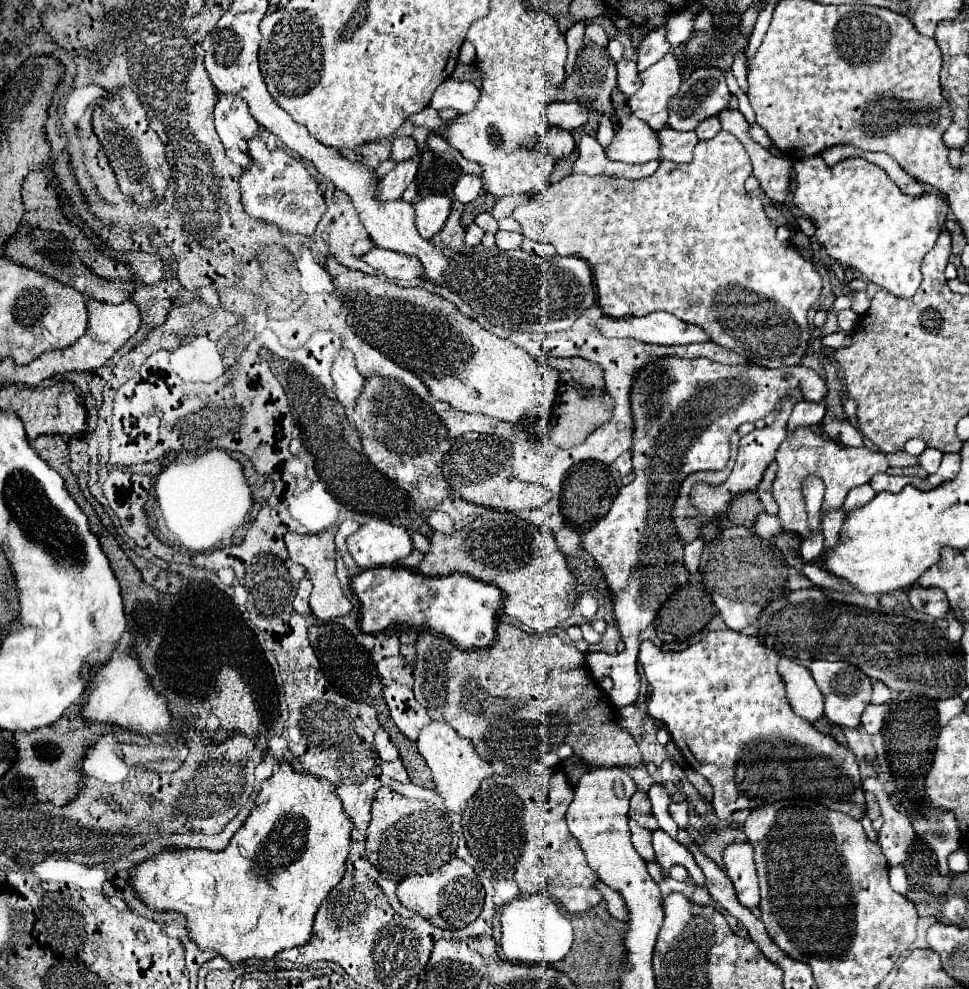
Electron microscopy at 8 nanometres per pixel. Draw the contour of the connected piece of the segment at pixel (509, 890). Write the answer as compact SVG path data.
M497 881L495 883L495 895L493 895L493 903L497 907L513 901L519 895L519 887L515 885L515 881Z

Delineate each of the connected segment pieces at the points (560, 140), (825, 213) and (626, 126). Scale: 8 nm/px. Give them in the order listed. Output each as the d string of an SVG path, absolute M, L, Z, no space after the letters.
M551 127L547 131L547 137L543 139L543 145L551 147L551 151L555 153L557 159L565 159L575 149L575 141L573 141L571 133L561 127Z
M819 155L799 159L793 163L797 189L793 203L815 223L815 241L825 253L841 265L853 267L863 279L883 287L897 297L911 297L921 285L921 261L929 249L937 243L941 229L945 227L949 213L949 199L943 193L911 197L889 179L889 175L861 157L849 157L829 167Z
M631 115L615 133L615 139L605 149L607 159L621 163L647 163L659 157L657 133L647 123Z

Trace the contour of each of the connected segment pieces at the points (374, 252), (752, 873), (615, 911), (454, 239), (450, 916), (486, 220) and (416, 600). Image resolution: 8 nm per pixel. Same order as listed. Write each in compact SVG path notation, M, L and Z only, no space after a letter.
M373 247L361 259L369 267L387 275L391 281L401 281L401 279L411 281L423 277L423 271L419 269L419 261L415 261L415 257L401 257L401 253L387 253L387 249Z
M751 843L729 845L725 849L723 861L725 861L725 873L737 891L737 899L745 907L759 905L759 881L757 881L757 869L753 863Z
M595 881L595 889L603 897L603 903L607 905L609 915L623 921L623 917L627 917L627 911L623 909L623 899L619 897L619 893L613 893L613 889L607 889L607 885L603 885L601 881Z
M455 201L451 217L447 219L445 229L439 233L439 239L451 249L461 249L461 223L459 223L461 213L463 213L463 205L459 201Z
M453 857L453 859L449 859L449 863L445 863L435 873L413 875L413 877L403 879L397 885L397 897L399 897L399 903L405 909L411 909L411 911L419 913L429 923L433 923L435 927L441 927L441 929L461 929L461 927L469 925L471 921L475 921L477 913L469 911L469 905L481 901L481 907L483 907L485 889L479 883L479 879L473 873L473 869L463 859Z
M481 213L475 217L475 225L479 225L485 233L497 233L497 221L493 219L491 213Z
M375 567L351 579L351 587L361 601L363 633L383 631L431 631L447 637L459 649L491 647L495 641L497 617L503 609L503 593L469 575L453 573L445 577L425 577L405 567Z

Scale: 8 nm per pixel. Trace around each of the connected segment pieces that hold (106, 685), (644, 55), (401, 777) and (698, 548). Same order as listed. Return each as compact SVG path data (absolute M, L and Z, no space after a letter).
M119 649L113 651L111 659L91 677L89 681L89 695L85 699L85 707L81 709L81 715L89 721L105 721L105 723L115 723L123 727L125 731L139 733L143 737L157 735L167 731L167 725L171 723L171 713L149 683L149 677L139 671L139 661L131 657L131 649Z
M665 27L645 33L645 39L643 39L641 47L637 49L637 53L639 53L639 59L637 59L637 69L639 71L649 69L661 57L671 53L671 45L665 41Z
M395 759L391 763L383 763L381 771L383 771L383 775L387 775L399 783L409 783L409 775L407 775L407 771L399 759Z
M695 539L695 541L691 541L691 543L685 545L685 567L687 567L689 573L695 573L697 571L703 549L705 549L703 539Z

